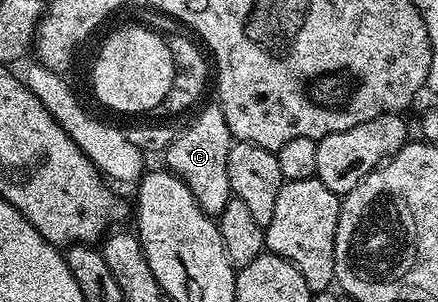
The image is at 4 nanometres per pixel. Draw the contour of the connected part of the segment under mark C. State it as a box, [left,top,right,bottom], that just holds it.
[165,104,233,216]

